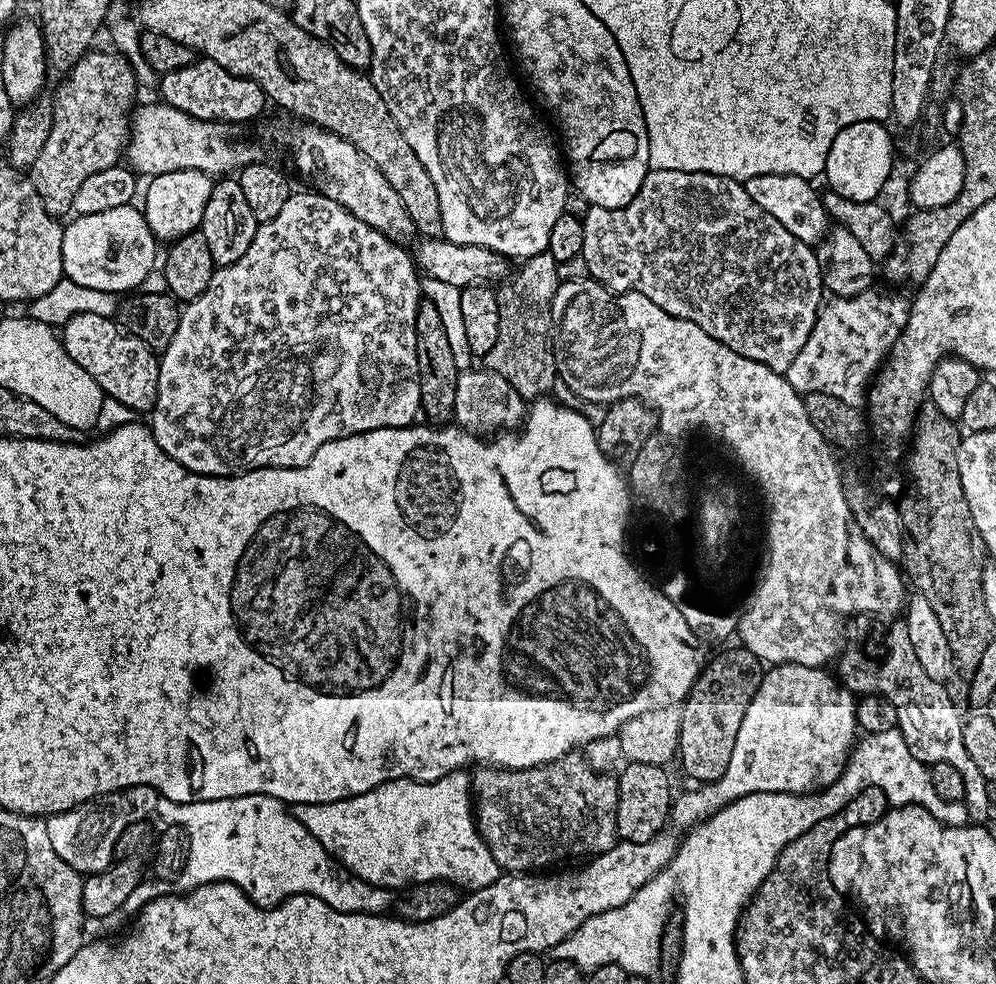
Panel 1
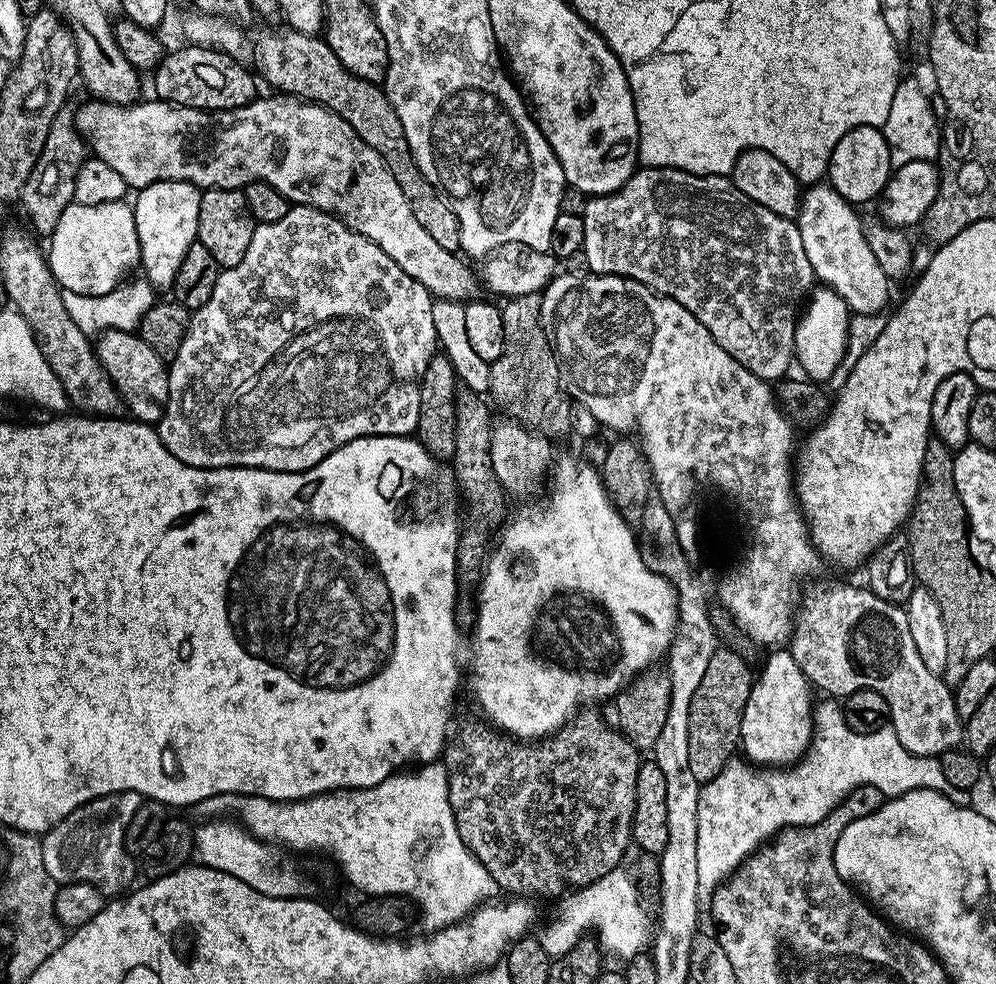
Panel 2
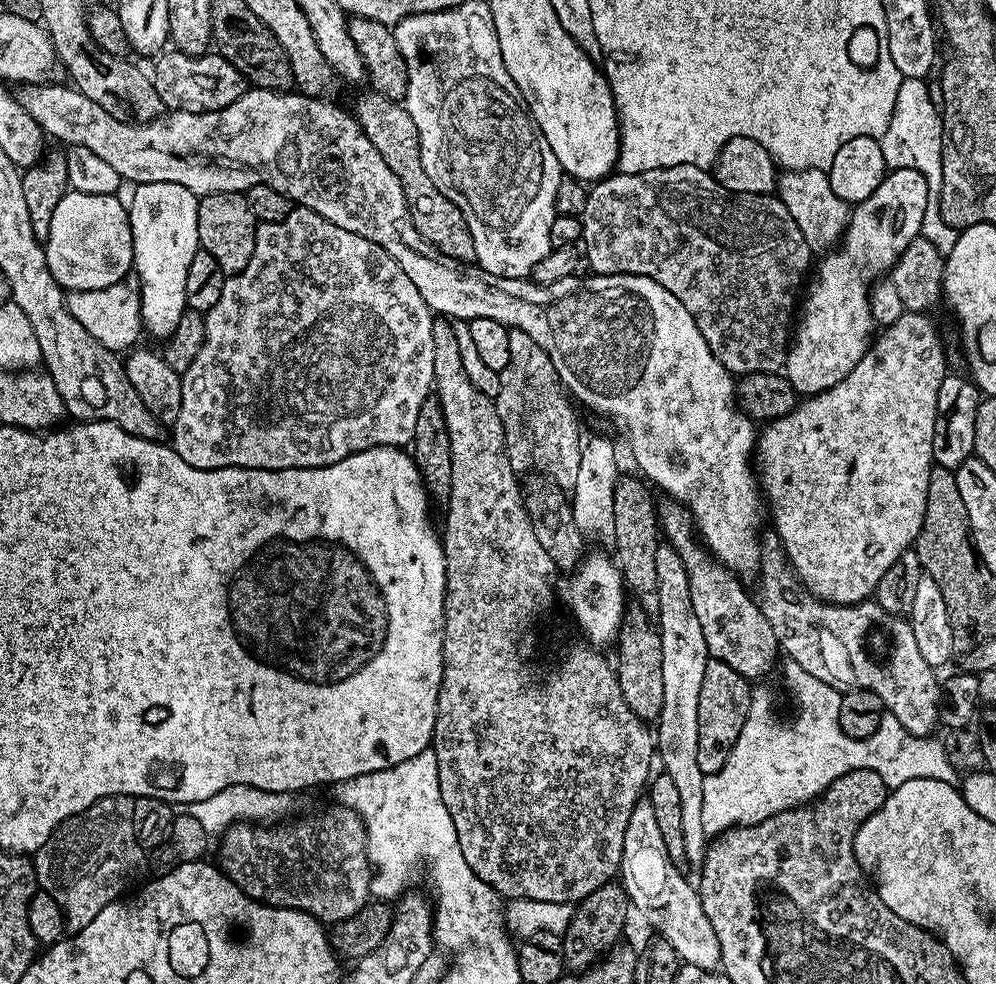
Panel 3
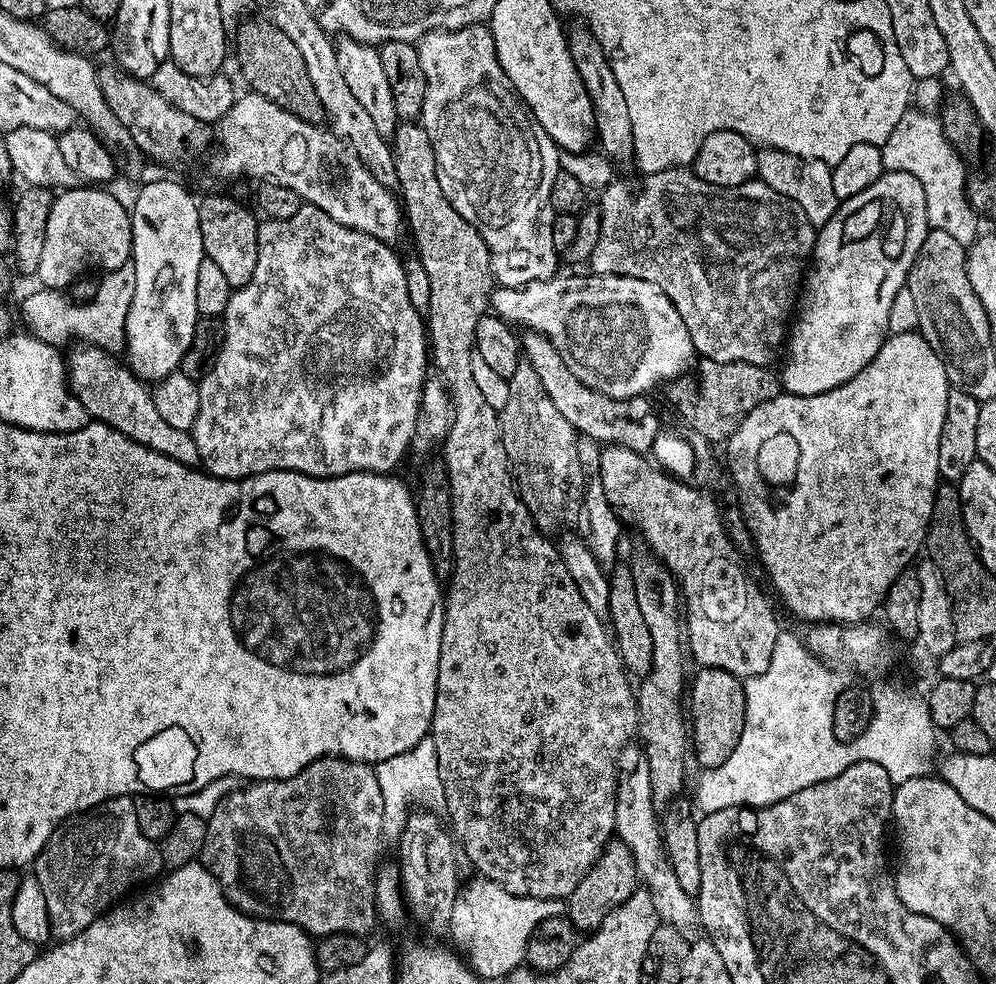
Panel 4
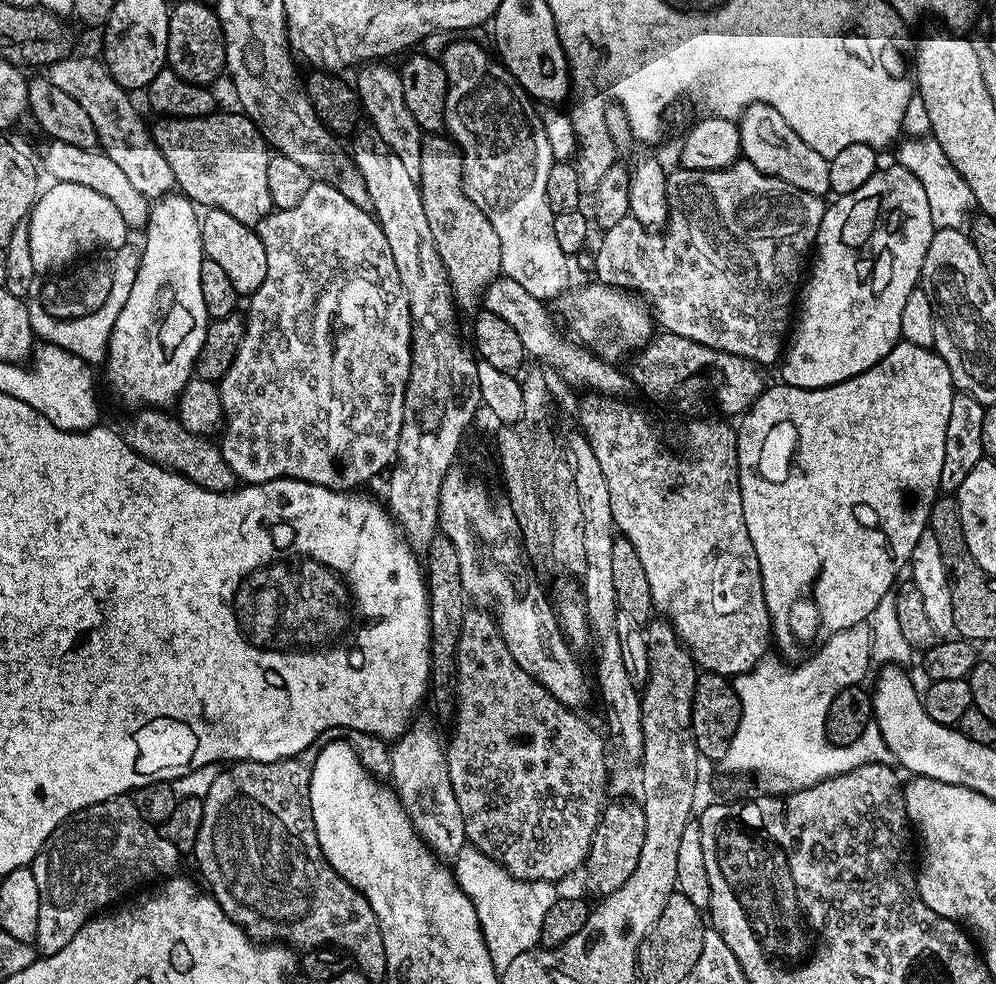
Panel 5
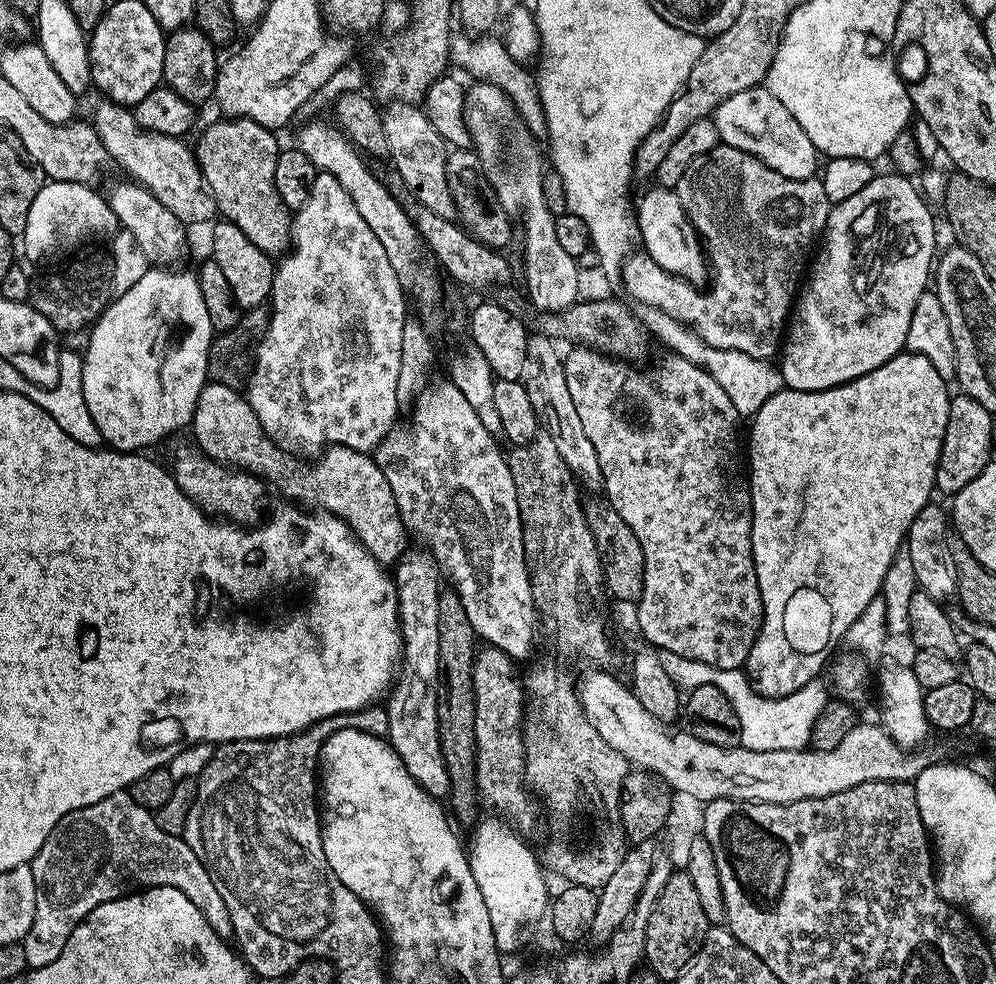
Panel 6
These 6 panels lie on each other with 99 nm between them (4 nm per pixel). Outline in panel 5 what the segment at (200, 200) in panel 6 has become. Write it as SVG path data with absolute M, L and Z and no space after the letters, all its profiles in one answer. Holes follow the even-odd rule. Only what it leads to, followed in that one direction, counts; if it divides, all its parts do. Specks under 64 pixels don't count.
M71 56L51 65L48 72L51 83L74 98L78 106L89 115L99 149L120 167L138 193L149 200L157 200L175 189L174 172L152 140L151 131L147 123L142 122L129 97L129 91L114 82L113 76L101 59Z

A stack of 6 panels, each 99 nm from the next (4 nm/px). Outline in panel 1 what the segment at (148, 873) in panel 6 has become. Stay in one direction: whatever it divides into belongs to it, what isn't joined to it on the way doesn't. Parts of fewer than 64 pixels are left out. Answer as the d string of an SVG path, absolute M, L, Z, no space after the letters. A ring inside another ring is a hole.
M139 784L129 788L120 788L116 792L107 792L76 805L75 808L58 812L47 817L46 823L50 834L50 843L54 845L54 854L66 862L66 866L81 874L104 872L111 868L116 856L116 843L126 830L126 826L147 821L155 813L158 802L162 799L148 784Z

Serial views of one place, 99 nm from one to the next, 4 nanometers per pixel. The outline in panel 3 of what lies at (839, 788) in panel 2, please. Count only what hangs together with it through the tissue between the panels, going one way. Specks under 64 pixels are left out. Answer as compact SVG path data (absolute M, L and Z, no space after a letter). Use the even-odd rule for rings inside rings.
M785 659L784 684L792 691L792 700L796 703L796 717L789 724L783 724L772 713L772 700L766 693L757 691L752 698L750 714L746 718L746 726L742 726L742 734L738 734L738 742L734 742L734 750L730 750L730 758L714 774L705 776L702 803L702 825L708 834L719 834L729 828L739 828L750 824L760 824L779 812L798 808L816 799L832 785L842 774L858 769L874 770L888 788L894 789L914 778L932 778L947 784L956 784L959 773L946 759L943 741L931 736L912 736L898 722L898 718L887 712L870 738L850 738L842 730L838 722L838 706L841 689L826 686L826 682L818 682L814 674L802 670L798 662Z

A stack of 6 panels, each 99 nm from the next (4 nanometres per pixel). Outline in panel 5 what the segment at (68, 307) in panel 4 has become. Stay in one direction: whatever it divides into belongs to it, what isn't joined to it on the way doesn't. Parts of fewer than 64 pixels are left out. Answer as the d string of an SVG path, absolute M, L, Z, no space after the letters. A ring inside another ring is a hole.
M129 242L115 249L113 256L114 258L112 257L110 262L112 272L109 297L92 314L76 319L56 319L46 311L40 301L33 300L27 303L32 333L37 339L47 344L60 346L91 364L101 363L107 357L109 336L114 328L114 323L118 320L118 314L122 312L122 307L130 298L131 287L134 286L134 281L138 276L138 268L141 266L141 249L137 245L134 247L134 244Z

